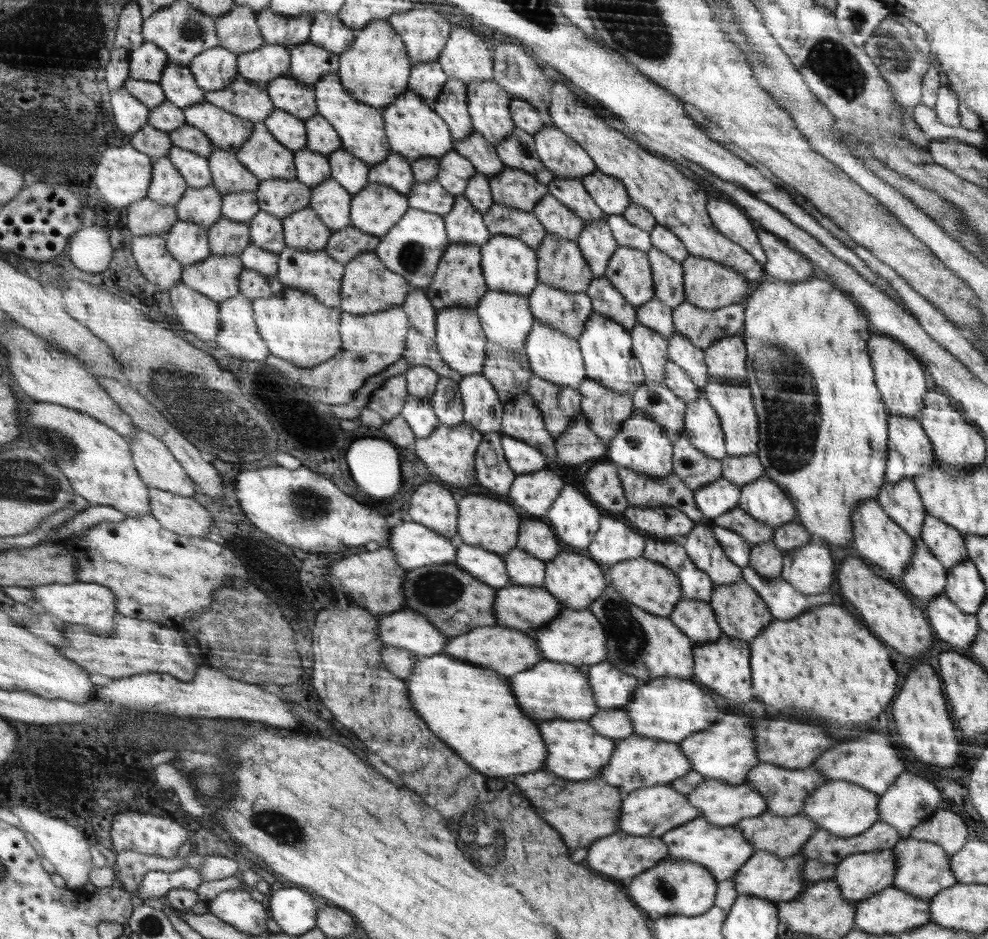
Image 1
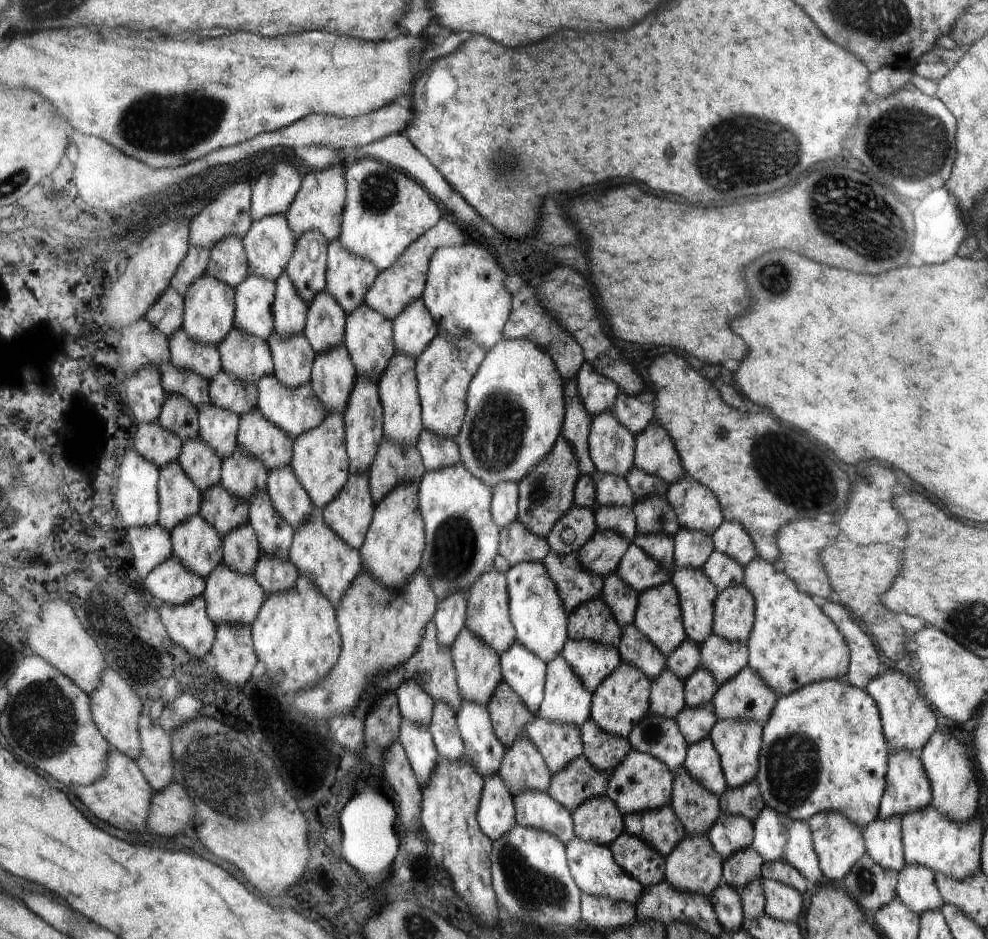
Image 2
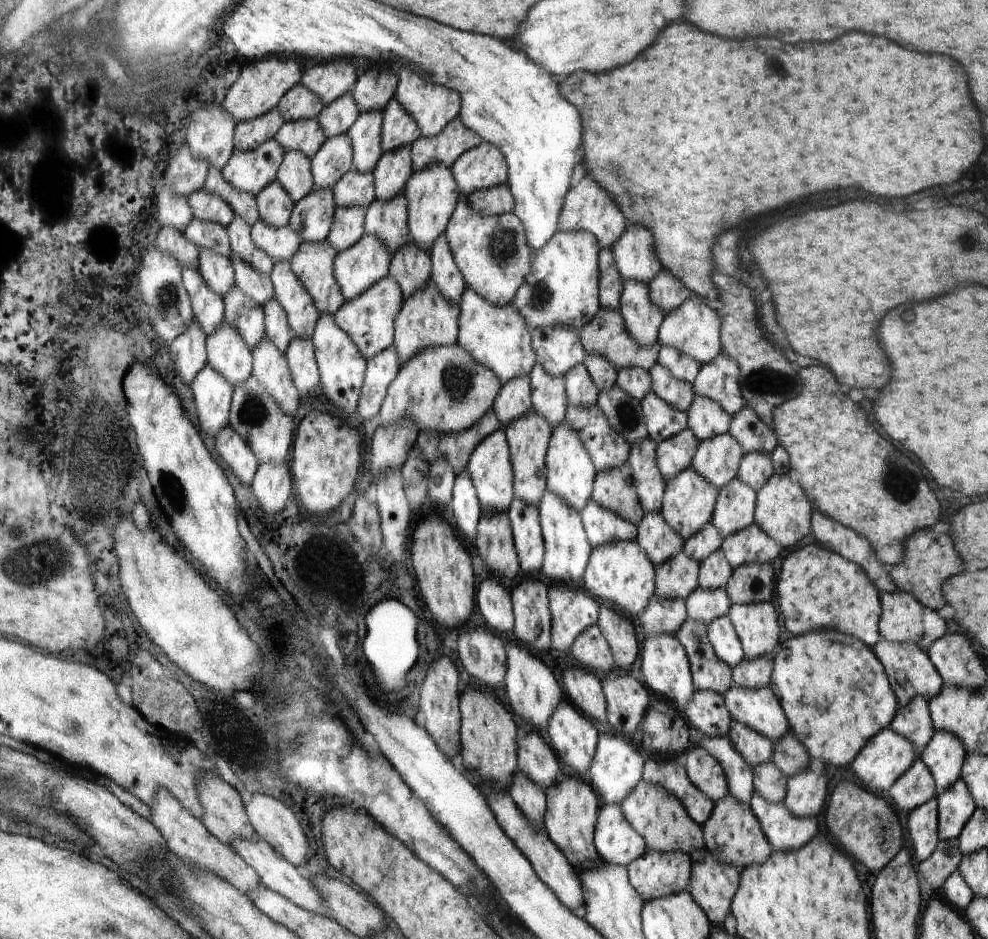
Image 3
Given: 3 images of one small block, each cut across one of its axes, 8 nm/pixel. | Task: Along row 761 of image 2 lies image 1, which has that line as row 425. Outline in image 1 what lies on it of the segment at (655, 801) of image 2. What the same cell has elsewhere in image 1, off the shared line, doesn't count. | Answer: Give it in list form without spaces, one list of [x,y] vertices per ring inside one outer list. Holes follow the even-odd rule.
[[[642,410],[633,412],[630,420],[622,426],[622,431],[610,442],[608,458],[620,468],[630,468],[642,476],[662,480],[673,472],[673,444],[670,444],[662,428],[644,415]]]

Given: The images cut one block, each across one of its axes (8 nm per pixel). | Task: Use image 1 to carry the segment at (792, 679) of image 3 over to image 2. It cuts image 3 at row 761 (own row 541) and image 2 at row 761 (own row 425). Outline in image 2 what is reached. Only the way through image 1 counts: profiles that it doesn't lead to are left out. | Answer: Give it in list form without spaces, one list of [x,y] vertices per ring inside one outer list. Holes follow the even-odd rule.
[[[830,679],[781,696],[772,716],[763,725],[764,744],[761,746],[760,768],[755,776],[766,807],[790,819],[804,821],[824,810],[838,810],[862,829],[880,817],[890,748],[880,726],[878,706],[868,694]]]

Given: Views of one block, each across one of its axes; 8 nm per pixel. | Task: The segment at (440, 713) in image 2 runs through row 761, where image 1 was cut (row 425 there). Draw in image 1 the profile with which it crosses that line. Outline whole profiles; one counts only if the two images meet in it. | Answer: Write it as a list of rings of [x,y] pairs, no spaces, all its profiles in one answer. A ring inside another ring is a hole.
[[[441,377],[436,383],[434,392],[431,402],[439,424],[444,426],[463,424],[463,400],[459,383],[454,379]]]

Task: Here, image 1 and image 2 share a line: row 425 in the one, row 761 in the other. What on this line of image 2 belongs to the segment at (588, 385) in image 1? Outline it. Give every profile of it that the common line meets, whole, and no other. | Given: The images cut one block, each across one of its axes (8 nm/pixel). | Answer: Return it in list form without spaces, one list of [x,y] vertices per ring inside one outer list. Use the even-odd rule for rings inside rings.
[[[593,719],[586,721],[580,729],[581,738],[585,741],[584,756],[599,771],[612,773],[632,752],[633,746],[628,744],[628,740],[602,730]]]

